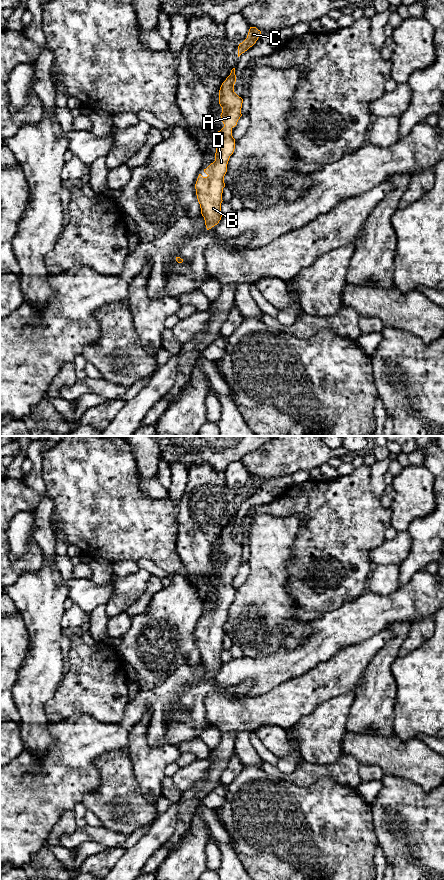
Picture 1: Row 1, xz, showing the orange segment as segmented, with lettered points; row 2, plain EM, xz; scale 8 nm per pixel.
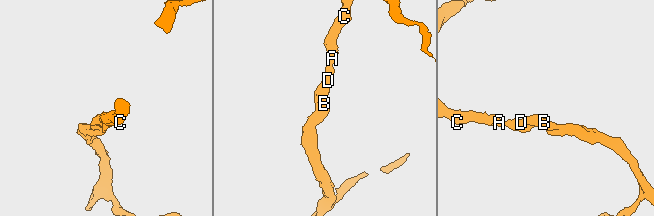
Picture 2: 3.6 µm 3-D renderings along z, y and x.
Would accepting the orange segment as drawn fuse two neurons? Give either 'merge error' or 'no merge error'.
no merge error

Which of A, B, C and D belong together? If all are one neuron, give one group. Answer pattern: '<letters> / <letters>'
A B C D

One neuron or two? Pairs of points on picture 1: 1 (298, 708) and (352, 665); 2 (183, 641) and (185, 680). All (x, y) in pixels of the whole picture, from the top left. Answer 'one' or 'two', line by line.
1: one
2: two

